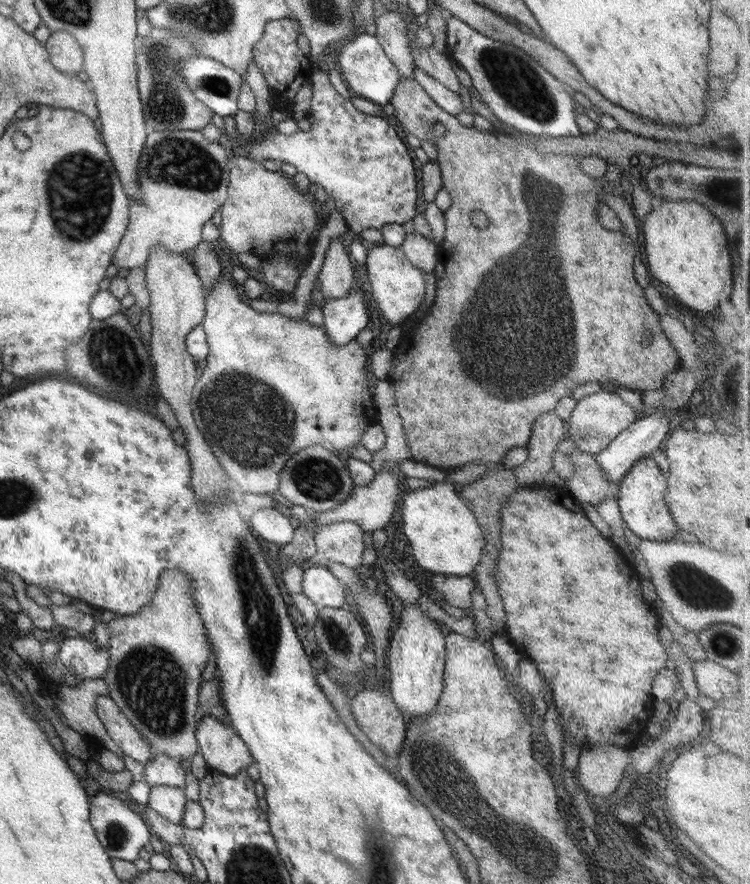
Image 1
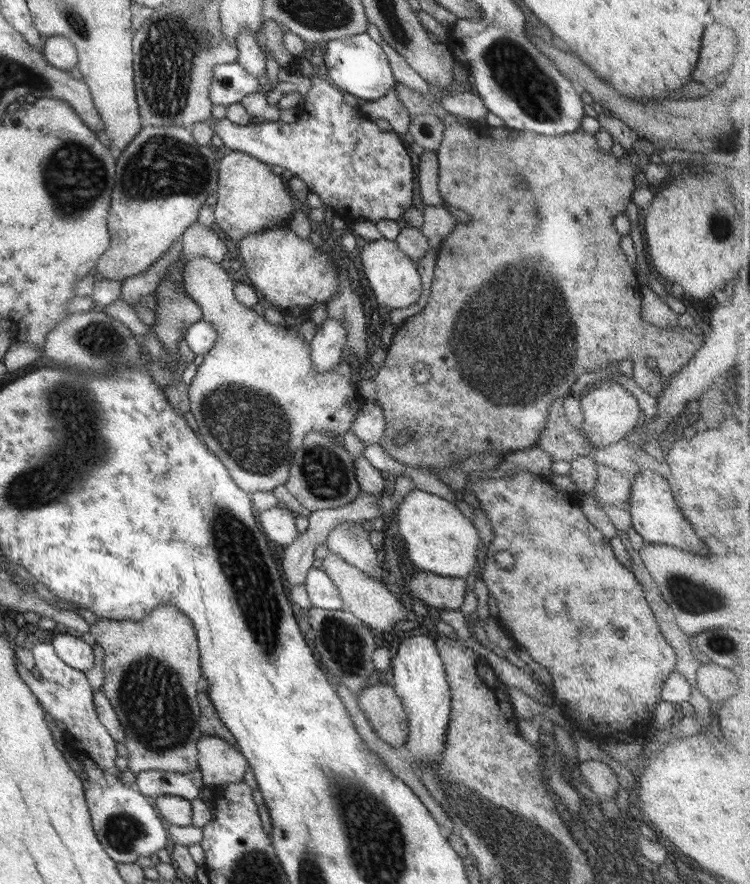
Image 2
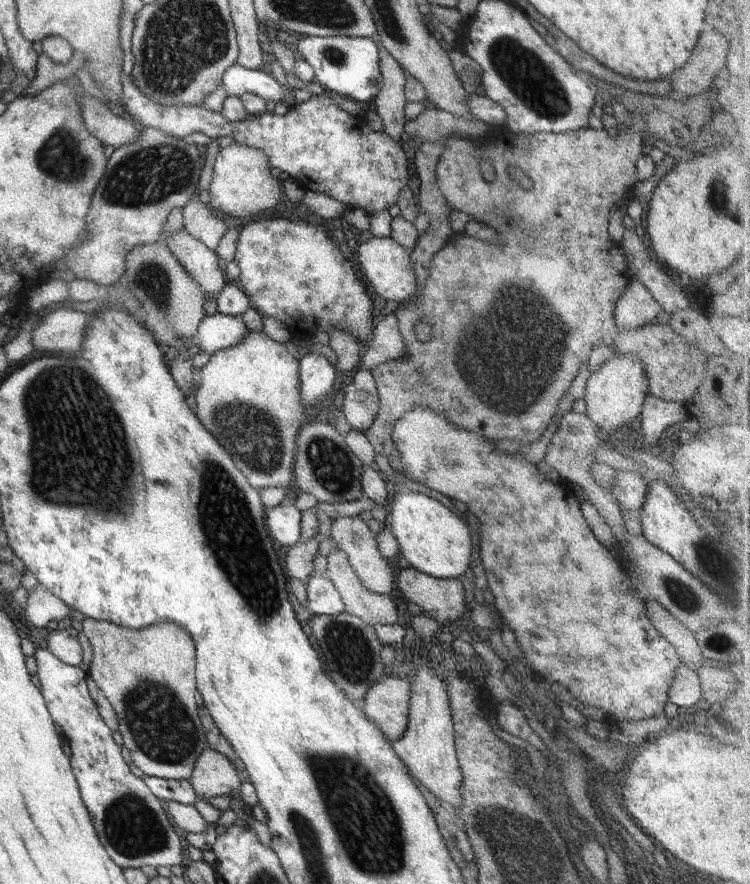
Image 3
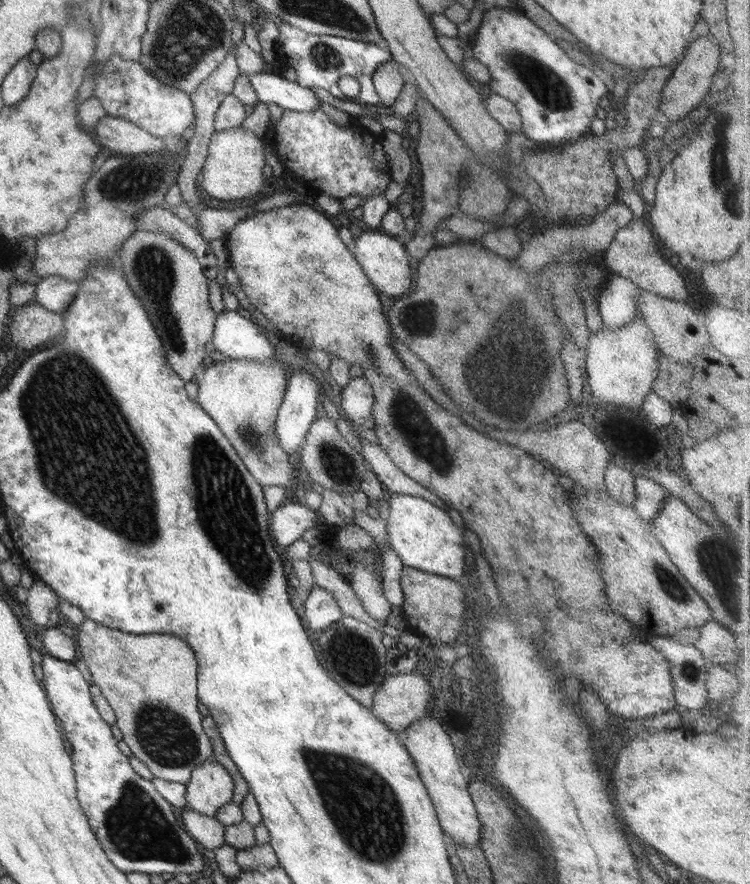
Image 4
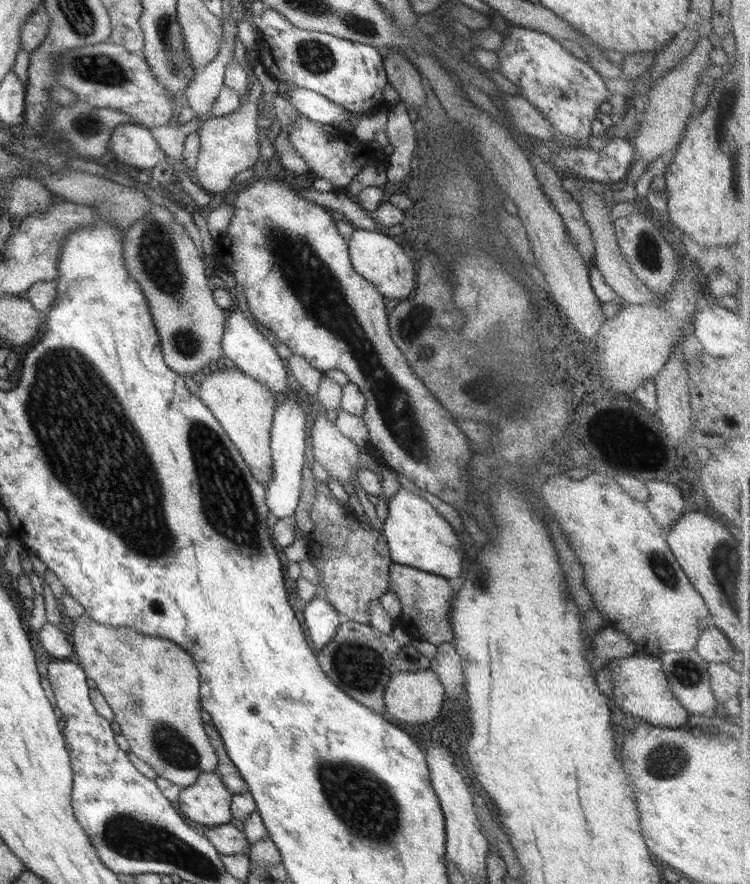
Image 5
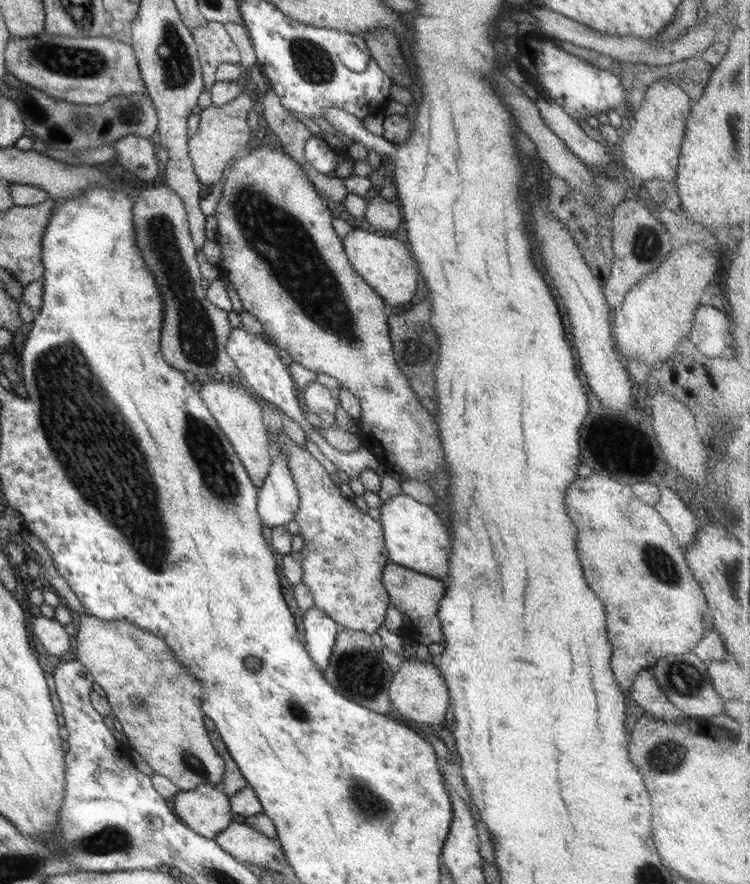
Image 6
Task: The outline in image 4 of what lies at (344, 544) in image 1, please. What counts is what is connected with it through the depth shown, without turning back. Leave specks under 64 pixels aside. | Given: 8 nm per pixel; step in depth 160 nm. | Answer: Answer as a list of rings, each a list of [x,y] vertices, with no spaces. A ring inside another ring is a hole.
[[[363,563],[356,564],[350,570],[350,589],[359,599],[363,610],[371,617],[383,624],[389,614],[390,604],[383,597],[381,582],[374,577],[371,569]]]

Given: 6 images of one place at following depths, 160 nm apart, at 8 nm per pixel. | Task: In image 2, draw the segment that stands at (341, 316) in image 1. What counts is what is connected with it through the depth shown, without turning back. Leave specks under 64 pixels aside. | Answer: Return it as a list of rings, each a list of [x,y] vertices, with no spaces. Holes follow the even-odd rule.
[[[329,317],[323,320],[320,325],[321,327],[316,329],[313,338],[309,341],[309,360],[311,360],[311,366],[316,371],[322,373],[324,370],[331,368],[331,366],[339,364],[339,361],[345,358],[341,350],[345,347],[346,332],[344,331],[344,326],[339,321]]]

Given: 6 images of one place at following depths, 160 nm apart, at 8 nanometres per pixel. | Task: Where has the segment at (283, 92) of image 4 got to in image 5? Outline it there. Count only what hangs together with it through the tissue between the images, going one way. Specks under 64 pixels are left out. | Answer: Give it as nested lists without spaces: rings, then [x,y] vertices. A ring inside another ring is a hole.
[[[289,86],[286,101],[300,114],[316,123],[337,124],[342,120],[355,122],[358,117],[346,113],[344,108],[329,102],[324,96],[316,92]]]

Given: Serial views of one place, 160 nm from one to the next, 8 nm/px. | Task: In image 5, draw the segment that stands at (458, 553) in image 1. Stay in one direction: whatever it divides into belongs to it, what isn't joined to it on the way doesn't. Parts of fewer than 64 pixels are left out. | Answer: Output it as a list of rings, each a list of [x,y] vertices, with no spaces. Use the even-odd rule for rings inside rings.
[[[398,489],[388,498],[387,517],[382,523],[382,535],[393,563],[410,566],[444,579],[461,576],[461,543],[449,523],[429,503],[407,490]]]

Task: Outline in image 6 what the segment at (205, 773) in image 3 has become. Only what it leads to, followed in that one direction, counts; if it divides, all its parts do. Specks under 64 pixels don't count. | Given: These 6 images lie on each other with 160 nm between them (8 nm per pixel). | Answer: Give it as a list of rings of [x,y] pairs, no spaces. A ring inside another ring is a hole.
[[[201,783],[194,789],[178,791],[173,804],[176,817],[191,832],[203,838],[213,840],[232,822],[233,812],[228,797],[216,785]]]

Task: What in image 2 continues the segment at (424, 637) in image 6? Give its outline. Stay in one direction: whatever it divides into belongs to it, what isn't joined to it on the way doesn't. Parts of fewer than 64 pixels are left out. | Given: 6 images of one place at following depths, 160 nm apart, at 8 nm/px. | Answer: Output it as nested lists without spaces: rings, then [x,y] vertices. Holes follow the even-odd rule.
[[[421,570],[411,577],[408,588],[430,610],[457,610],[468,598],[462,578],[447,578]]]

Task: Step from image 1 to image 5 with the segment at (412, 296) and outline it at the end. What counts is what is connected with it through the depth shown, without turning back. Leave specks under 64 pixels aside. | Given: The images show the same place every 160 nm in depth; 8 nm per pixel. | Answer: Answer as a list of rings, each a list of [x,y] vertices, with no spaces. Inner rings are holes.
[[[355,229],[349,242],[347,242],[348,256],[353,270],[365,281],[373,285],[381,296],[393,303],[405,299],[413,290],[413,265],[405,256],[393,237],[378,232]]]

